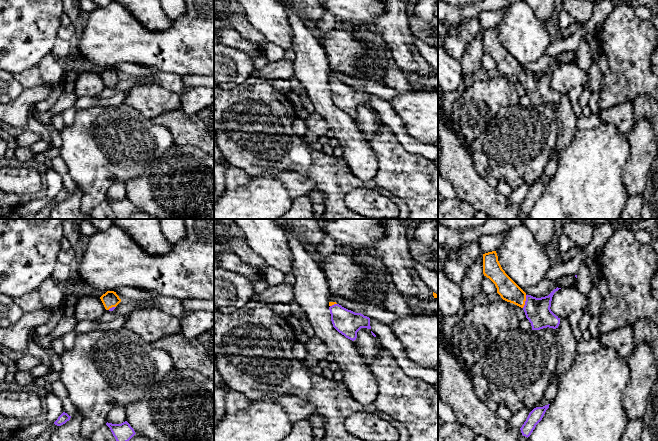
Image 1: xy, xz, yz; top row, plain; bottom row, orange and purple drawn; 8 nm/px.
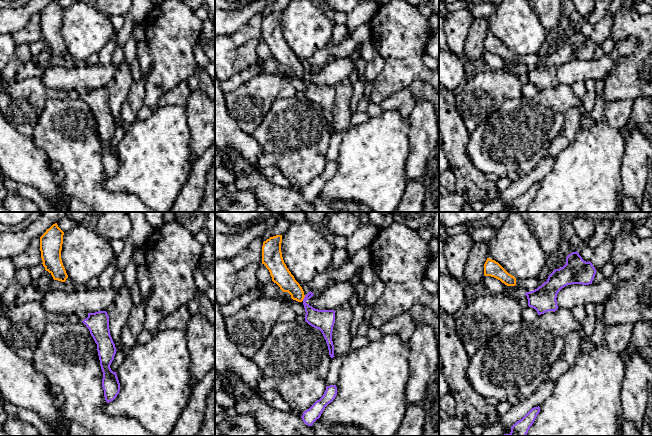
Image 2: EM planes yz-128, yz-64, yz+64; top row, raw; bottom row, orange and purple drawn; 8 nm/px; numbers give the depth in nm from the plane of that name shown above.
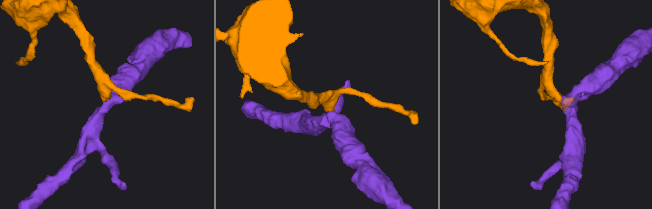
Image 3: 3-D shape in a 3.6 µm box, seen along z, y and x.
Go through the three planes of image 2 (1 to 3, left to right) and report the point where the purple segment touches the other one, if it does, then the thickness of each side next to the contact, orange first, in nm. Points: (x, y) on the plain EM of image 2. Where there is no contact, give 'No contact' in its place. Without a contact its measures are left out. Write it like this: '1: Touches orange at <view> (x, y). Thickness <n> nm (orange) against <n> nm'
1: No contact
2: Touches orange at yz-64 (303, 74). Thickness 150 nm (orange) against 170 nm
3: No contact

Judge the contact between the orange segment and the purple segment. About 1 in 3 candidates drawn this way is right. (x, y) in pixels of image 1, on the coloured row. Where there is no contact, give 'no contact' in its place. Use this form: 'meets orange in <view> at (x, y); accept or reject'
meets orange in yz at (525, 300); accept

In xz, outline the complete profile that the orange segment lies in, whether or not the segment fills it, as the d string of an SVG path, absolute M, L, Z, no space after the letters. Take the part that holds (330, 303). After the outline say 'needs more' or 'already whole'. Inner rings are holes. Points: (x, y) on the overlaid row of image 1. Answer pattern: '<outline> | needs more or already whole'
M329 302L333 327L346 338L354 341L361 328L371 329L370 318L348 310L336 302Z | needs more

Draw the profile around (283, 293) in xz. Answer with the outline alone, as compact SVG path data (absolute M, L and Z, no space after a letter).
M282 283L270 286L263 292L255 292L251 300L268 305L276 303L291 304L295 301L293 285Z

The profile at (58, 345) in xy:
M56 337L51 343L51 349L60 357L66 349L65 340L62 337Z

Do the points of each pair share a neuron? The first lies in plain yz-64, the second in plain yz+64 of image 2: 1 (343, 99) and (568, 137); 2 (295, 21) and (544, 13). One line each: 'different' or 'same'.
1: same
2: different

